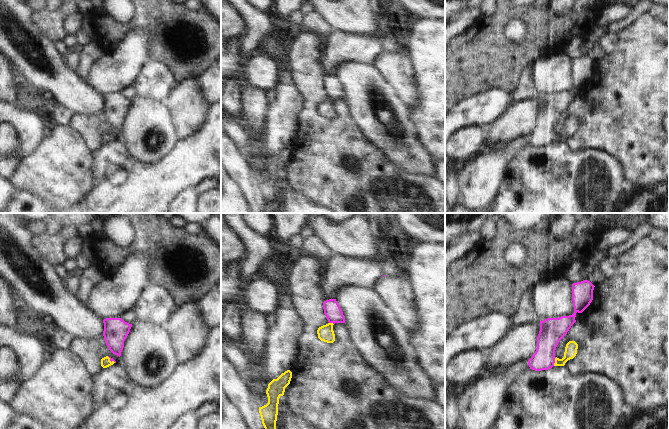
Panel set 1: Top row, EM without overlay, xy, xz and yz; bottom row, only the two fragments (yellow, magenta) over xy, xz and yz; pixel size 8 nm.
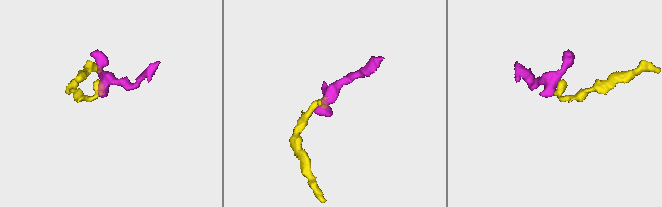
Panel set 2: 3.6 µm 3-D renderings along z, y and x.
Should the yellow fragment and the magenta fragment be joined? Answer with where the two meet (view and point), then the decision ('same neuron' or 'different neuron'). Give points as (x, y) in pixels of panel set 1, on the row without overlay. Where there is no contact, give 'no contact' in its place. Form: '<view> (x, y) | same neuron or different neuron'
yz (555, 137) | same neuron

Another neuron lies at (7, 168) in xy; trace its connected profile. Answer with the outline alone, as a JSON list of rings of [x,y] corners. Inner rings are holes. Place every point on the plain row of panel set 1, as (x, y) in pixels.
[[[0,161],[0,175],[11,181],[13,172],[19,161]]]

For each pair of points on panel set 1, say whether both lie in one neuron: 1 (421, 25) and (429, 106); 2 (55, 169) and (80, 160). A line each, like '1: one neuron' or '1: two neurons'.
1: one neuron
2: one neuron

